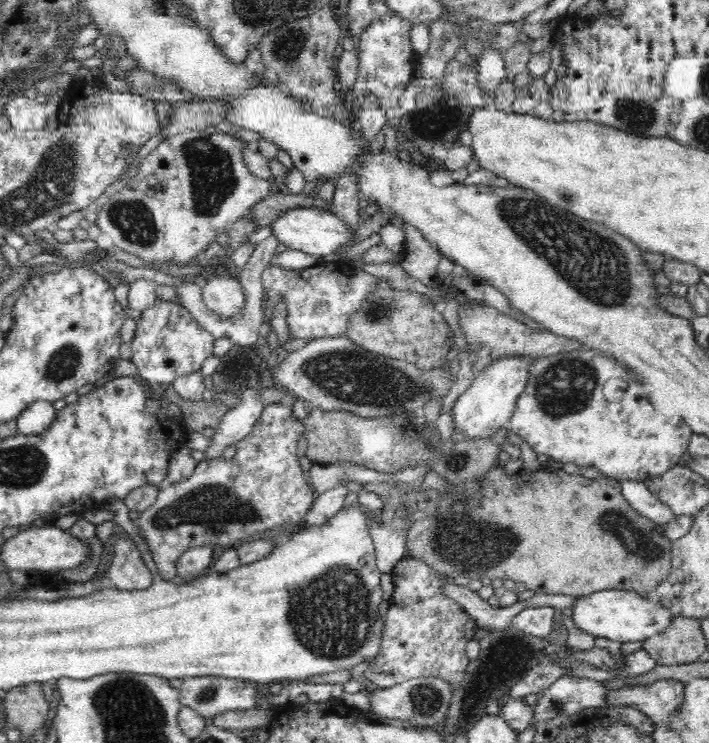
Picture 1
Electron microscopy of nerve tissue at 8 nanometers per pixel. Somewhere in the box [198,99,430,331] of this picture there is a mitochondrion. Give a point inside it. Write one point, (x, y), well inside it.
(381, 309)

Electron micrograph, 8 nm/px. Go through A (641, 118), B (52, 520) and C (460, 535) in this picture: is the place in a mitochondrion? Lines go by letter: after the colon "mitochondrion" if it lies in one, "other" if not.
A: mitochondrion
B: other
C: mitochondrion

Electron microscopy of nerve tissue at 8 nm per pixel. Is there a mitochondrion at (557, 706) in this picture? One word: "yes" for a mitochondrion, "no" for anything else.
no

